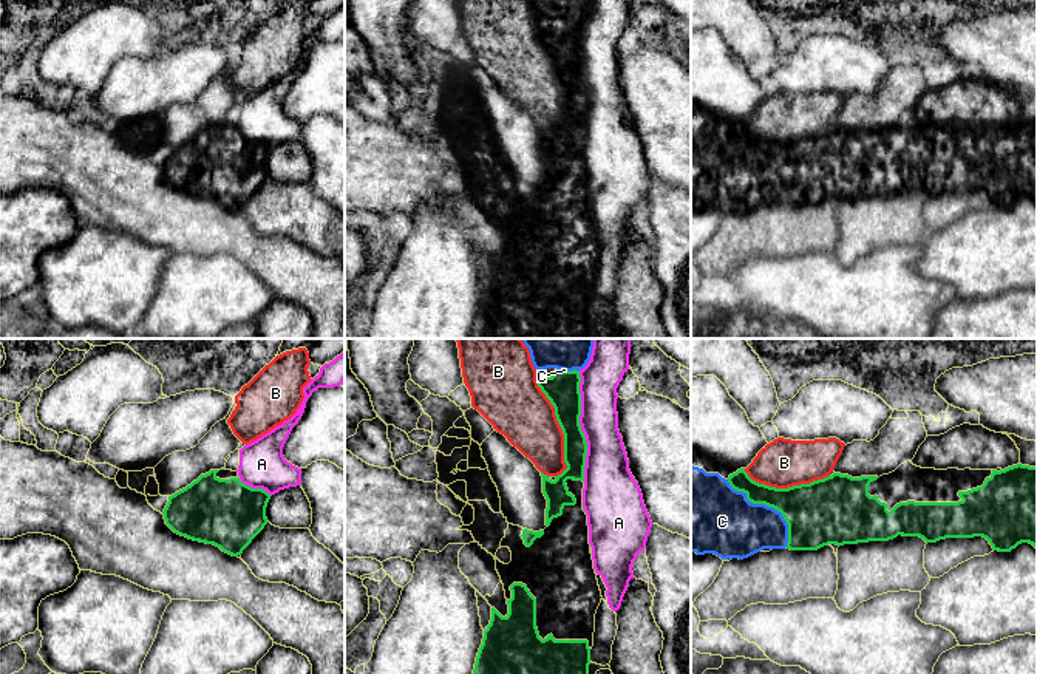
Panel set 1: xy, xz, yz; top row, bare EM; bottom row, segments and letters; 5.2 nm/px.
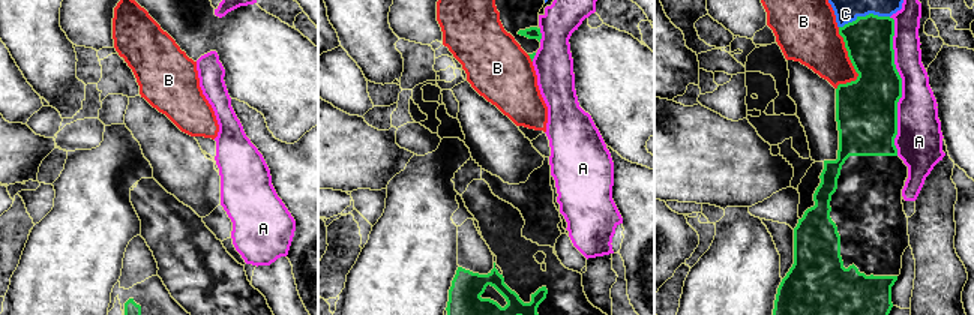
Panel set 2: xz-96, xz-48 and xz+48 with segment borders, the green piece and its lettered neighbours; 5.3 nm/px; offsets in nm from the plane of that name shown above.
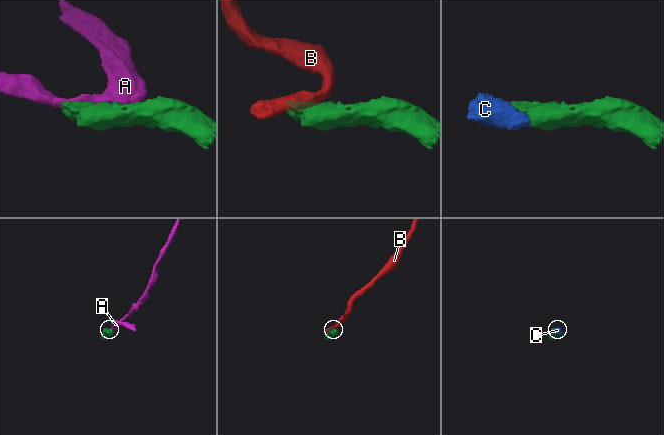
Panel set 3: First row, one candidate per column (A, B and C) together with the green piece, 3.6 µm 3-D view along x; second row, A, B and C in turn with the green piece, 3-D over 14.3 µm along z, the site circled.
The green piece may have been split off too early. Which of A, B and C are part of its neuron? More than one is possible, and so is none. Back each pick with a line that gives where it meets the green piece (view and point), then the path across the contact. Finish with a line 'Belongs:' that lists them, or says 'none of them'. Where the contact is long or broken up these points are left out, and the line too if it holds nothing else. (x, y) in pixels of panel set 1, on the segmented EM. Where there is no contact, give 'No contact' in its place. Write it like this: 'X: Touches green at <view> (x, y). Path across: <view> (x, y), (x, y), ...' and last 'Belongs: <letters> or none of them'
C: Touches green at yz (768, 506)
Belongs: C

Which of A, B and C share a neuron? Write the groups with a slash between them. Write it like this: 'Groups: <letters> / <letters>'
Groups: A / B / C

